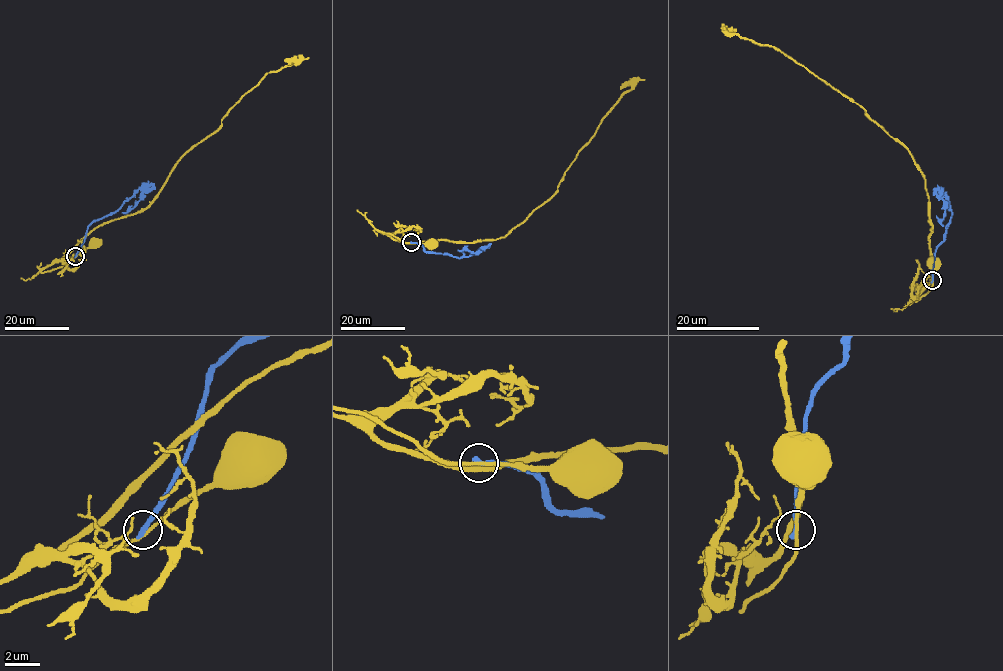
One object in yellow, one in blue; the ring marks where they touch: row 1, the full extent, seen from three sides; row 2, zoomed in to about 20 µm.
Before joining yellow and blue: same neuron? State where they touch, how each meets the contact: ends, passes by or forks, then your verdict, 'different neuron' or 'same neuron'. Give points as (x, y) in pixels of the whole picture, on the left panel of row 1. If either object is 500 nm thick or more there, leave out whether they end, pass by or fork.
at (75, 256); yellow passes by; blue ends there; different neuron

